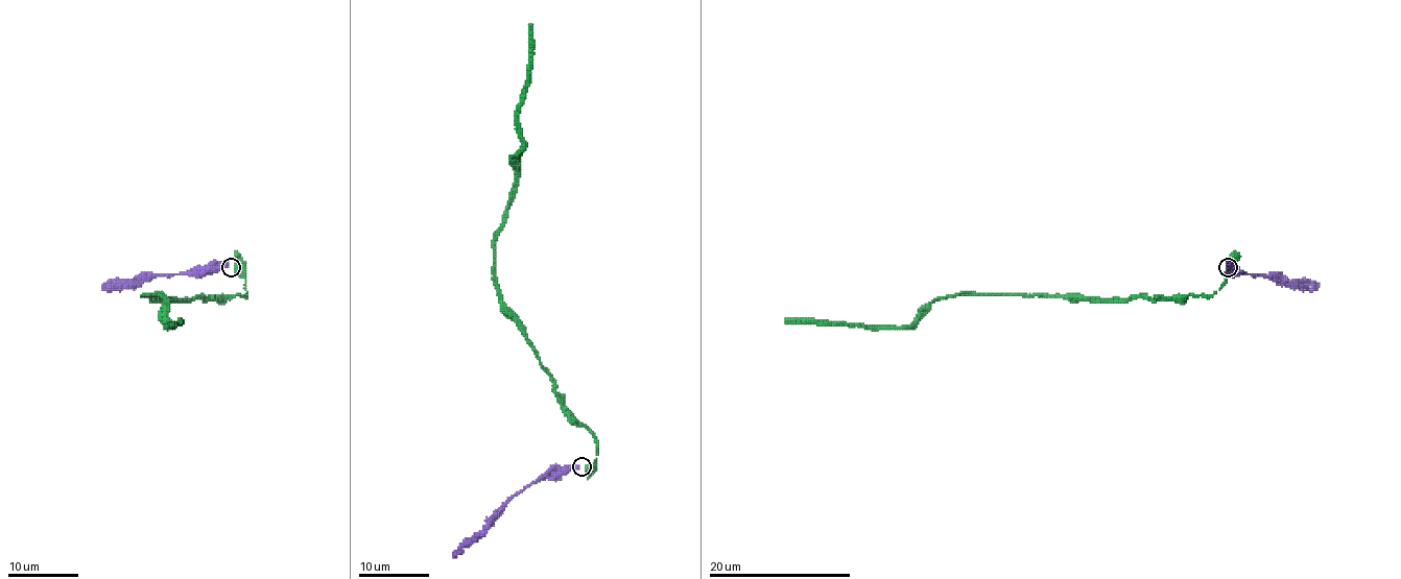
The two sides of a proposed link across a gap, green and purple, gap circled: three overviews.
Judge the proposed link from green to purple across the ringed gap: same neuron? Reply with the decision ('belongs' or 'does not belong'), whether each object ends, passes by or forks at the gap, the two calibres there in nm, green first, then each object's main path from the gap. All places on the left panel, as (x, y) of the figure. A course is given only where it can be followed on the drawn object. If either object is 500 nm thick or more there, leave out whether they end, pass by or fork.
belongs; 750 nm thick on the green side, 400 nm on the other; green runs (235, 267), (245, 279), (245, 295), (203, 298), (144, 295), (160, 295), (171, 327), (167, 327), (182, 320); purple runs (228, 267), (197, 267), (176, 273), (141, 275), (132, 283), (101, 285)

